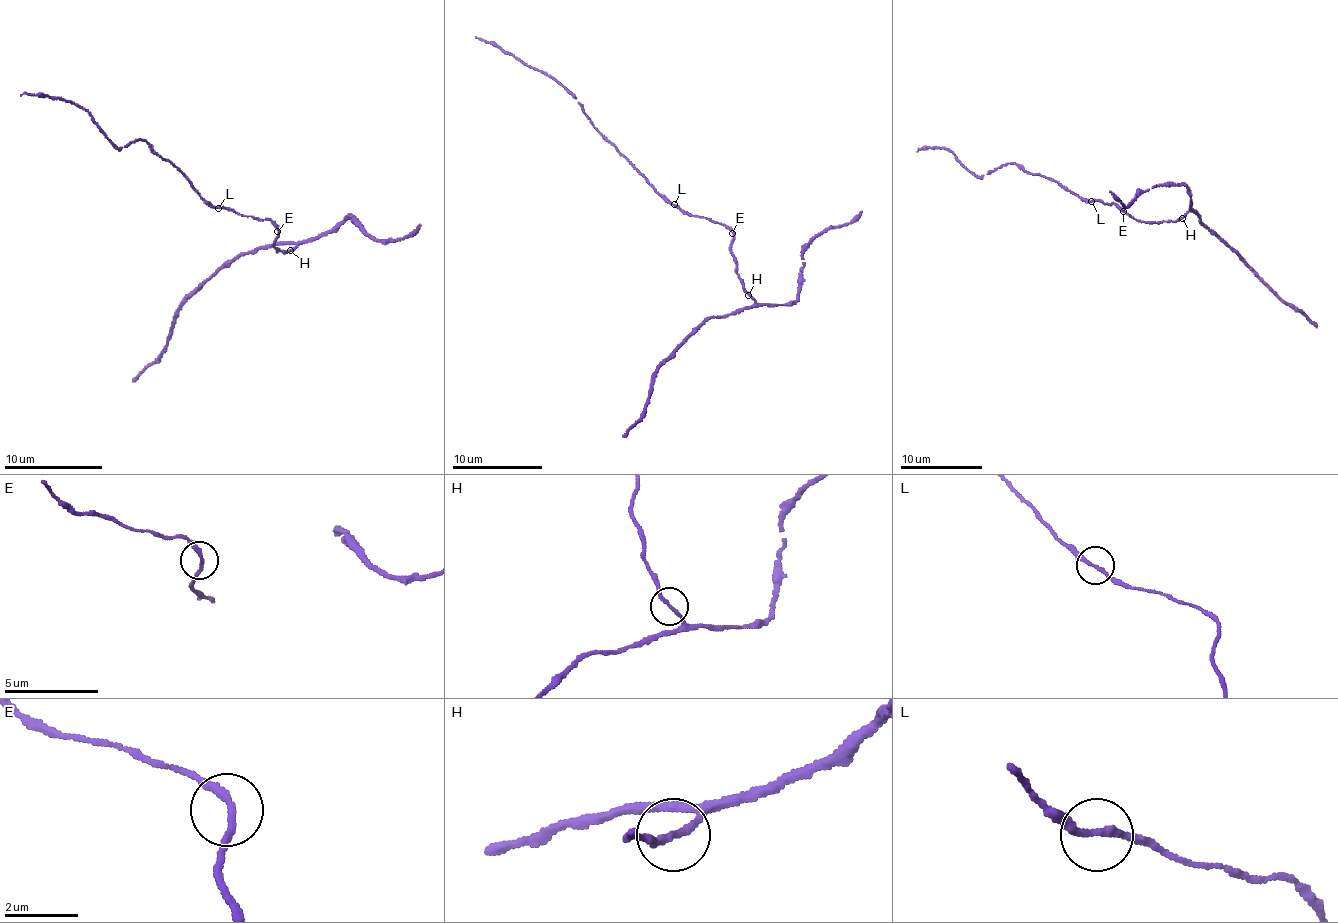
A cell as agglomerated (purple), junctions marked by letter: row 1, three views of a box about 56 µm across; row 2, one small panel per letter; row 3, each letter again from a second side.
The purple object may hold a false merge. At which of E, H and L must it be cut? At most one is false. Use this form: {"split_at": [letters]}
{"split_at": []}

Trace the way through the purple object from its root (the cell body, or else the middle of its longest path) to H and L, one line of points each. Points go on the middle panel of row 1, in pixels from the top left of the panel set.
H: (722, 223), (732, 231), (730, 250), (735, 272), (748, 295)
L: (722, 223), (684, 213), (675, 204)

